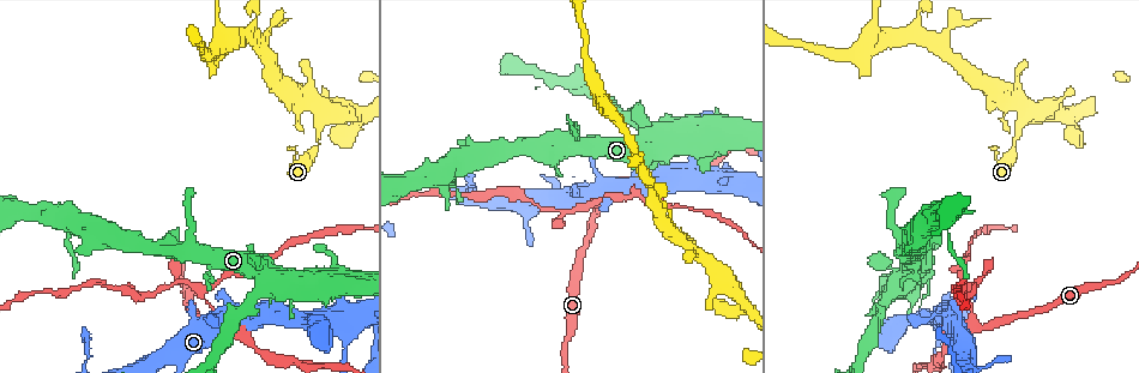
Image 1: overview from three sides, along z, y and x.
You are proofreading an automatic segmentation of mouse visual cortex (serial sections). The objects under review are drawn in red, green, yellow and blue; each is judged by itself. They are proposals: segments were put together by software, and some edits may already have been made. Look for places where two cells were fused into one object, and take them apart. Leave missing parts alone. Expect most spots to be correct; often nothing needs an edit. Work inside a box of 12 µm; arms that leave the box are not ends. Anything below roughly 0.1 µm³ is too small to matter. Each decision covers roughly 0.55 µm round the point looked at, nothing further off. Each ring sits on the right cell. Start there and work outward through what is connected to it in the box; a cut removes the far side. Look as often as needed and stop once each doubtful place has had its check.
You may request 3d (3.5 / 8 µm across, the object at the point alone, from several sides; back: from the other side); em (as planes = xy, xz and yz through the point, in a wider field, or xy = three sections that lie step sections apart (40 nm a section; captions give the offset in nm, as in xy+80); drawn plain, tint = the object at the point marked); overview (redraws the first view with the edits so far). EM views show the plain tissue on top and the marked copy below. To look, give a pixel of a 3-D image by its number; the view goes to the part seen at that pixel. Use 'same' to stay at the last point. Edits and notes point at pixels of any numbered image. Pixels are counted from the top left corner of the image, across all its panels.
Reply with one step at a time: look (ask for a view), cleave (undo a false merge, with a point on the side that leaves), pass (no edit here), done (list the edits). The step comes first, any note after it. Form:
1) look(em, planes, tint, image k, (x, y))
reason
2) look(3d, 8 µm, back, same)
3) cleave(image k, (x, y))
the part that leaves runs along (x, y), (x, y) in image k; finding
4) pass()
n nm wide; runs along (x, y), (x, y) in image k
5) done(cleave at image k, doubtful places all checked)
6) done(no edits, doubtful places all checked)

look(3d, 3.5 µm, image 1, (595, 210))
three arms meet

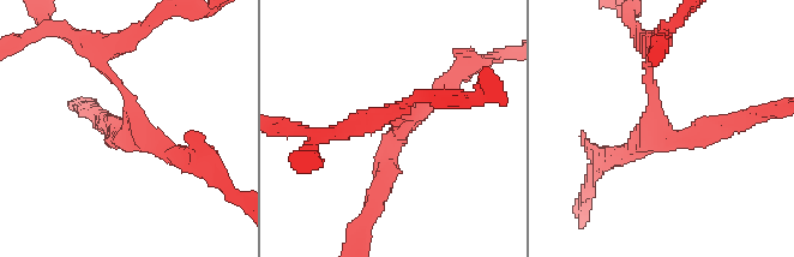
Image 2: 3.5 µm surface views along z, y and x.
look(em, xy, step 3, tint, image 2, (133, 133))
shape alone is not enough

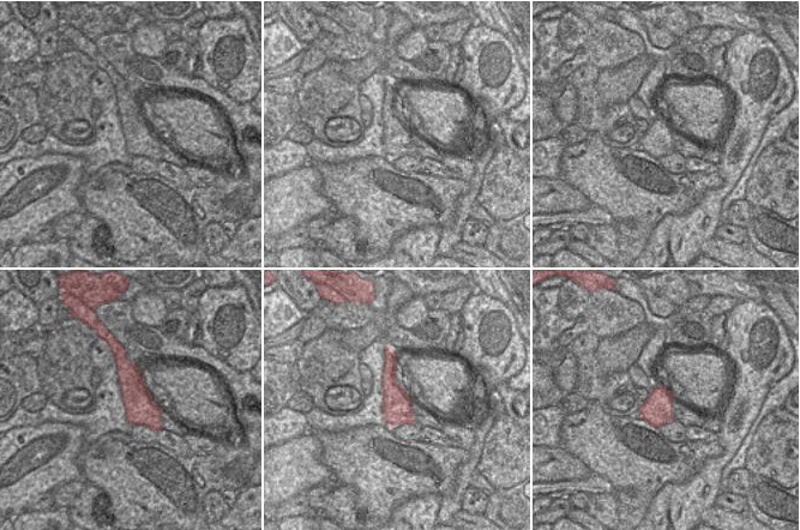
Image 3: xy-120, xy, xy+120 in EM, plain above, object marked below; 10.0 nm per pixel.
look(em, planes, tint, same)
another direction

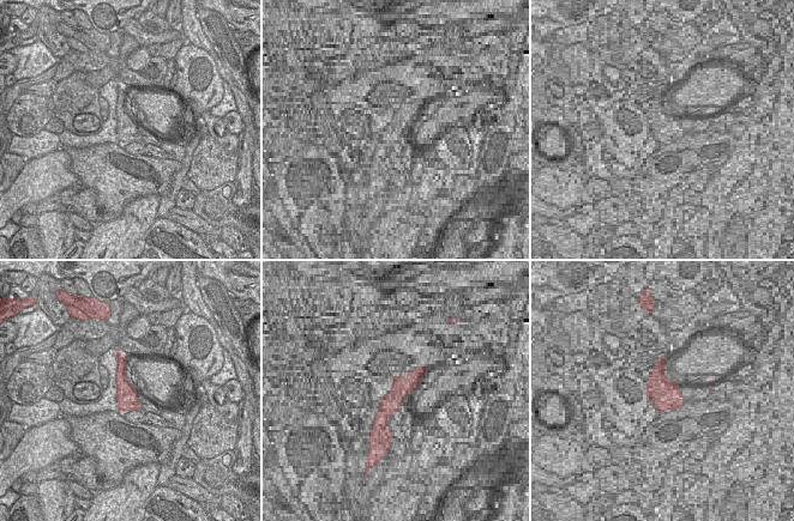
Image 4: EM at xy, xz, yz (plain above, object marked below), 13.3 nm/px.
pass()
3 arms; arms of 150, 250, 300 nm; runs along (726, 125), (662, 137), (649, 66) in image 2; one cell here

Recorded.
look(3d, 8 µm, image 1, (202, 293))
a fork

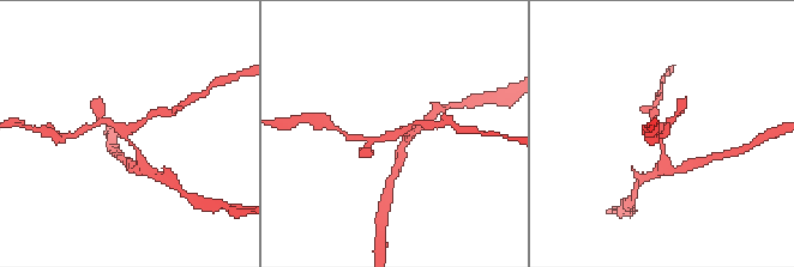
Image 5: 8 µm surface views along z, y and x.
look(em, xy, step 2, tint, image 5, (396, 132))
3 arms; arms of 150, 150, 200 nm

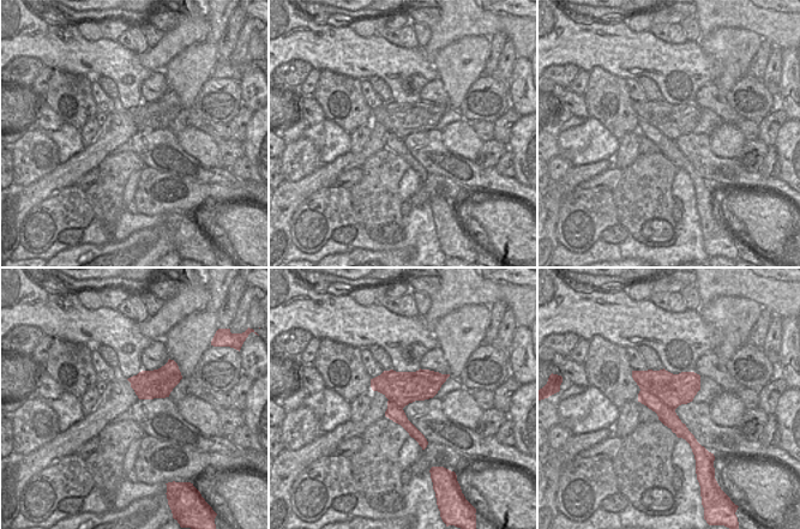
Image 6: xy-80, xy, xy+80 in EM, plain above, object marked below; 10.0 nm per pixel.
cleave(image 5, (80, 131))
border along (641, 389), (655, 395), (674, 409) in image 6; two cells meet here

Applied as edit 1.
look(3d, 3.5 µm, image 1, (941, 345))
a narrow waist

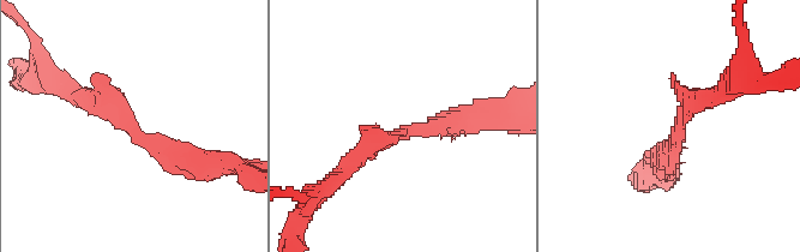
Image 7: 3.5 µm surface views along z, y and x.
look(em, xy, step 1, tint, image 7, (126, 123))
need the tissue

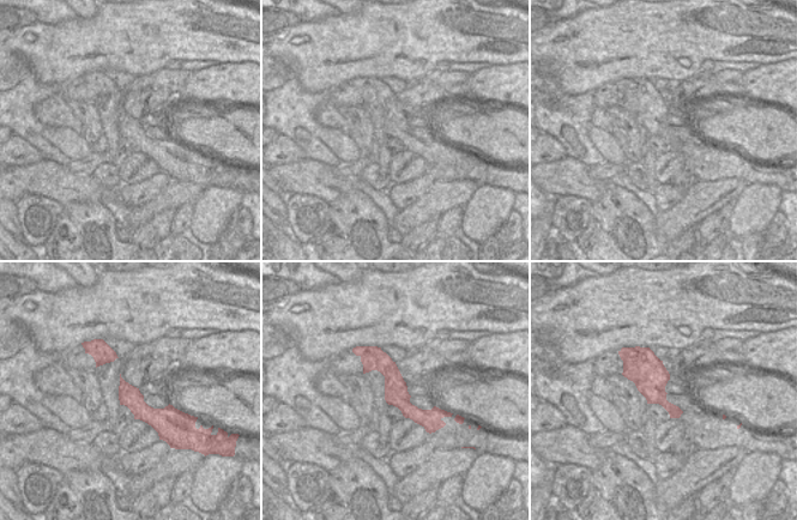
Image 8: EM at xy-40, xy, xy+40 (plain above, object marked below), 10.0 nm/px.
pass()
240 nm wide; runs along (68, 90), (190, 160) in image 7; one cell here

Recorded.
done(cleave at image 5, doubtful places all checked)

